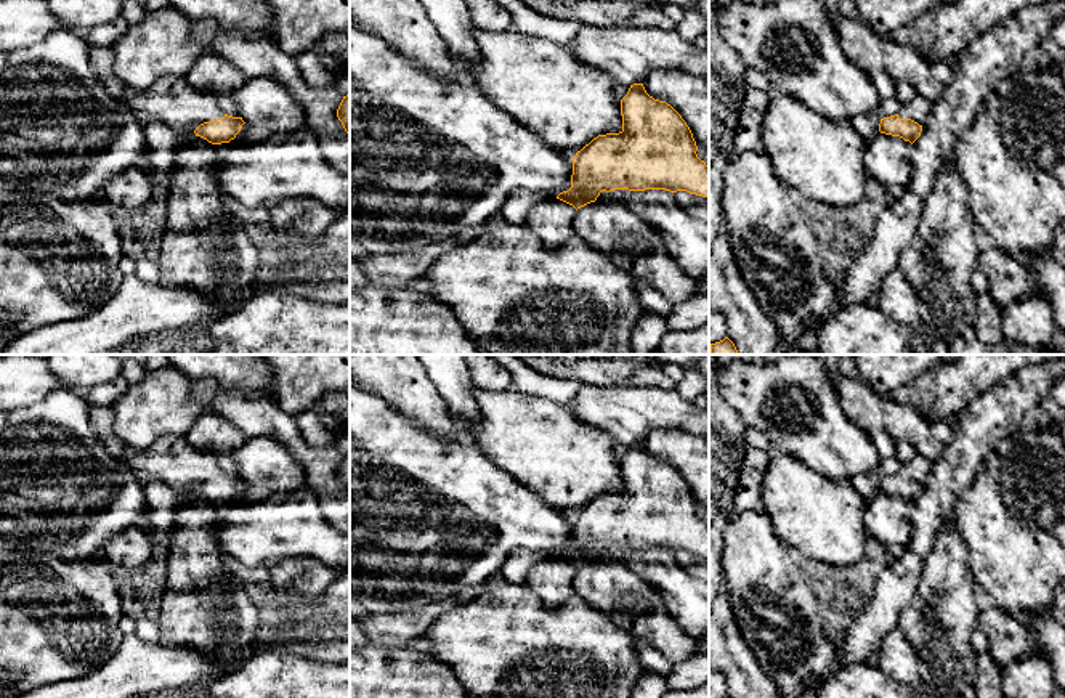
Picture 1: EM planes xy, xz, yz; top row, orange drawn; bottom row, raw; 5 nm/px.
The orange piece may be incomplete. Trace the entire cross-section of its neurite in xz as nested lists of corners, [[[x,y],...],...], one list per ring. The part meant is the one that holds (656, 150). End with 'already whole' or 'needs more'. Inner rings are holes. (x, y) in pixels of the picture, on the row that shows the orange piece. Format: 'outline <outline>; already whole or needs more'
outline [[[643,83],[630,85],[621,99],[622,130],[598,135],[573,157],[571,188],[557,199],[576,210],[595,202],[601,191],[666,189],[709,197],[709,167],[696,154],[693,133],[682,116],[666,101],[650,96]]]; already whole

